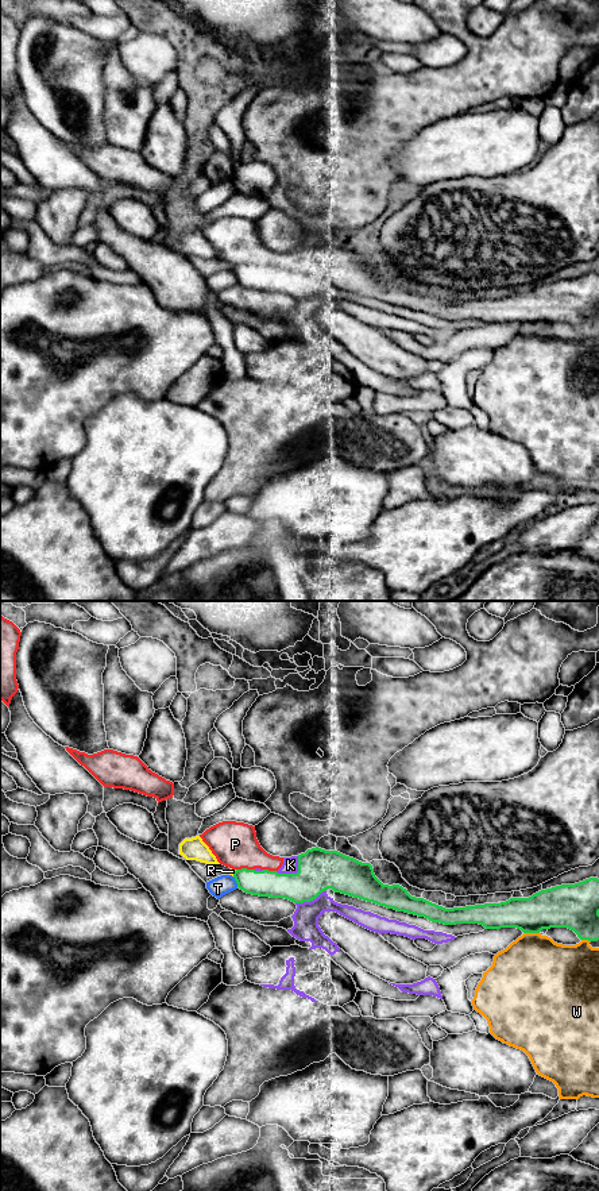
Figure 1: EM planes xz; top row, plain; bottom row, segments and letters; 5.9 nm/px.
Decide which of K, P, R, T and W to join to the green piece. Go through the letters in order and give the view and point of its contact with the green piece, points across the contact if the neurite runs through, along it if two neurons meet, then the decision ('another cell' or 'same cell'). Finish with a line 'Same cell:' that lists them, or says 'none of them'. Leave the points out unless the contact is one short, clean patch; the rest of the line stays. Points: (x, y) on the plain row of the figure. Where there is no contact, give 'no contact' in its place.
K: contact xz (293, 269); another cell
P: contact xz (244, 263); way xz (265, 278), (259, 278), (244, 263), (244, 250), (235, 239); same cell
R: contact xz (234, 268); border xz (236, 265), (232, 270); another cell
T: contact xz (236, 277); border xz (232, 272), (238, 281); another cell
W: contact xz (532, 327); another cell
Same cell: P

